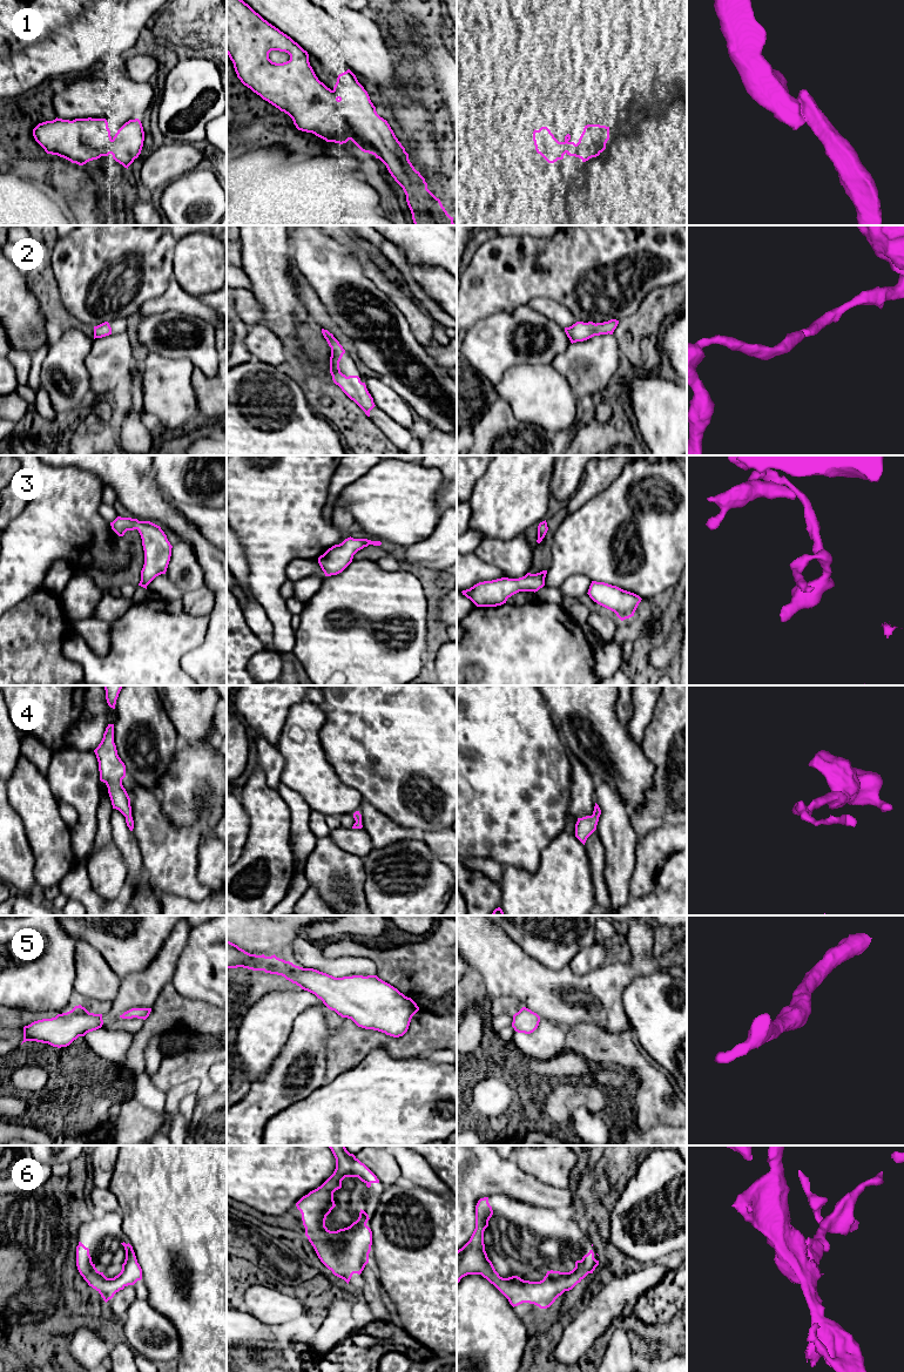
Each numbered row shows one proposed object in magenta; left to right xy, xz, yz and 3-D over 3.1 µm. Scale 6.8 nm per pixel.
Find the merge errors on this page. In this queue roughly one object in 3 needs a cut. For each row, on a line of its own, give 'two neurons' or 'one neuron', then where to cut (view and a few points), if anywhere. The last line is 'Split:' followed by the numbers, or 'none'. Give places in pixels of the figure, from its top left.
1: one neuron; cut none
2: one neuron; cut none
3: one neuron; cut none
4: one neuron; cut none
5: one neuron; cut none
6: one neuron; cut none
Split: none

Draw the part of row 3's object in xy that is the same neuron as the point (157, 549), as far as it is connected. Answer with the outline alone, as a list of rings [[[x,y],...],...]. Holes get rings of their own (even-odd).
[[[117,516],[110,522],[112,529],[123,536],[127,530],[137,529],[144,550],[144,565],[141,570],[139,586],[147,589],[147,586],[158,575],[166,574],[173,546],[160,526],[150,521],[139,521],[131,518]]]

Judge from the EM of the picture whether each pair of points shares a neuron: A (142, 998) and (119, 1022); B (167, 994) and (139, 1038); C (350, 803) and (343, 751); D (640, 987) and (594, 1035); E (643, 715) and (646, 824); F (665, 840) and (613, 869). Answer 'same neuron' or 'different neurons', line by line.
A: same neuron
B: same neuron
C: different neurons
D: different neurons
E: different neurons
F: different neurons

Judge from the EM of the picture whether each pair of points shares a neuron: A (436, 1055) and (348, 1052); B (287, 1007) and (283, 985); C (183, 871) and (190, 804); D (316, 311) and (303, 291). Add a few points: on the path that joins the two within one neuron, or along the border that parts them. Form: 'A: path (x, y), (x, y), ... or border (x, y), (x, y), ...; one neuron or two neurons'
A: border (444, 1048), (431, 1051), (425, 1056); two neurons
B: border (291, 988), (268, 992), (258, 1000); two neurons
C: border (163, 813), (174, 825), (191, 826), (202, 835); two neurons
D: path (315, 306), (308, 296); one neuron

